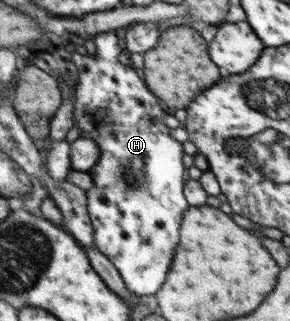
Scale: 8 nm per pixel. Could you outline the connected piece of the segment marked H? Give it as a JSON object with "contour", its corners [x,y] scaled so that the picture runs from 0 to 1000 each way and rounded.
{"contour":[[[397,97],[334,106],[321,125],[328,171],[286,174],[259,162],[248,187],[272,224],[255,340],[279,402],[276,427],[321,436],[348,461],[341,502],[300,533],[324,583],[297,595],[331,776],[383,810],[452,913],[534,919],[576,863],[597,782],[617,757],[617,701],[655,642],[634,611],[634,570],[648,551],[624,498],[638,480],[631,445],[583,417],[586,399],[559,374],[569,349],[541,324],[548,305],[486,249],[483,224],[403,184],[421,156]]]}

